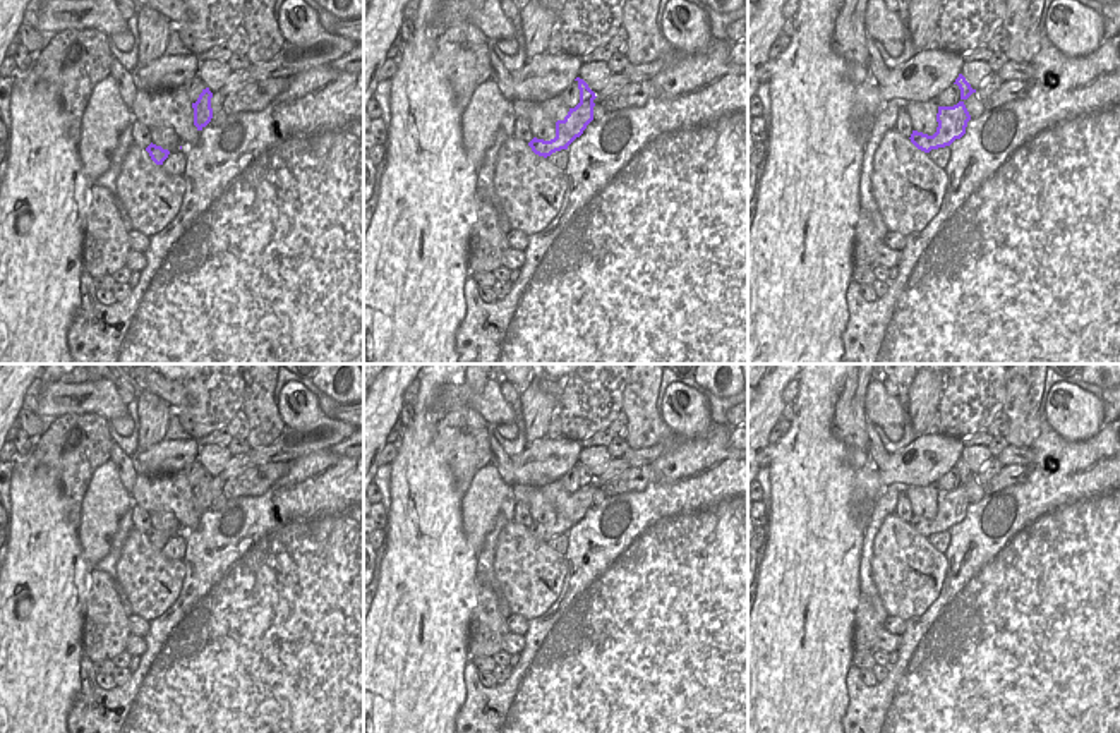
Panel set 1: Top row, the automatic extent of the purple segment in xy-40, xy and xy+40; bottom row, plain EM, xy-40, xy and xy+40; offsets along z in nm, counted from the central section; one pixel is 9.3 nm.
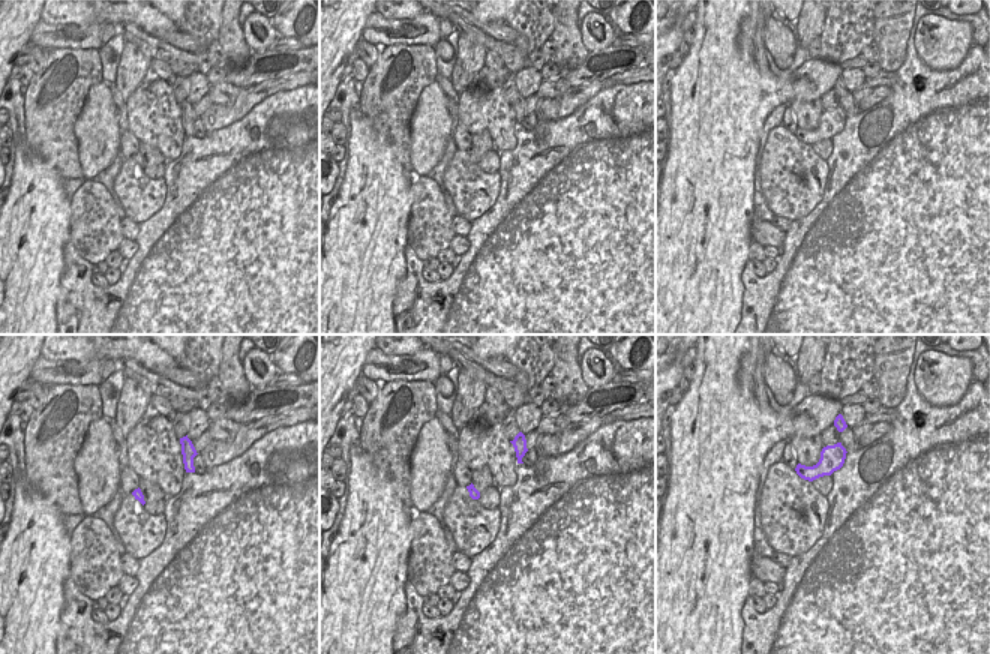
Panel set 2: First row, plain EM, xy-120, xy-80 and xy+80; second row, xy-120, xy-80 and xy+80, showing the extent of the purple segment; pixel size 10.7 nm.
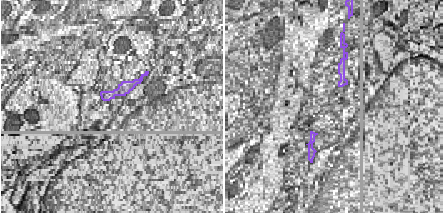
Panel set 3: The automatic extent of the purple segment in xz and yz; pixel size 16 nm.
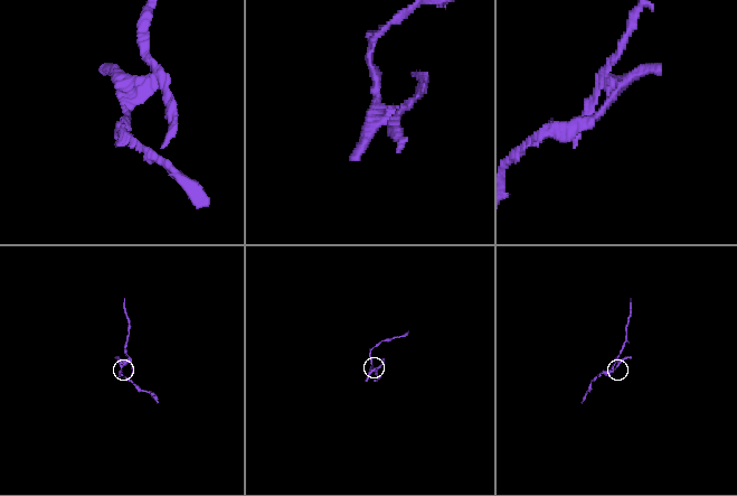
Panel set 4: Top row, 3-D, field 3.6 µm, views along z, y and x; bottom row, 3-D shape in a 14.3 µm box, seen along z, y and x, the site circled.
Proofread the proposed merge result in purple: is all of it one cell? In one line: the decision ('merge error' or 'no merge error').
merge error

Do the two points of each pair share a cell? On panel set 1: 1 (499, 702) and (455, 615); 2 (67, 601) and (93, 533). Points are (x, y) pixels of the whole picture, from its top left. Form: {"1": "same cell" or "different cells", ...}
{"1": "different cells", "2": "different cells"}

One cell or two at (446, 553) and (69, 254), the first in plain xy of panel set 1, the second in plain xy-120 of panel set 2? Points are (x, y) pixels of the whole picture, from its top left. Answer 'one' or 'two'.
two

